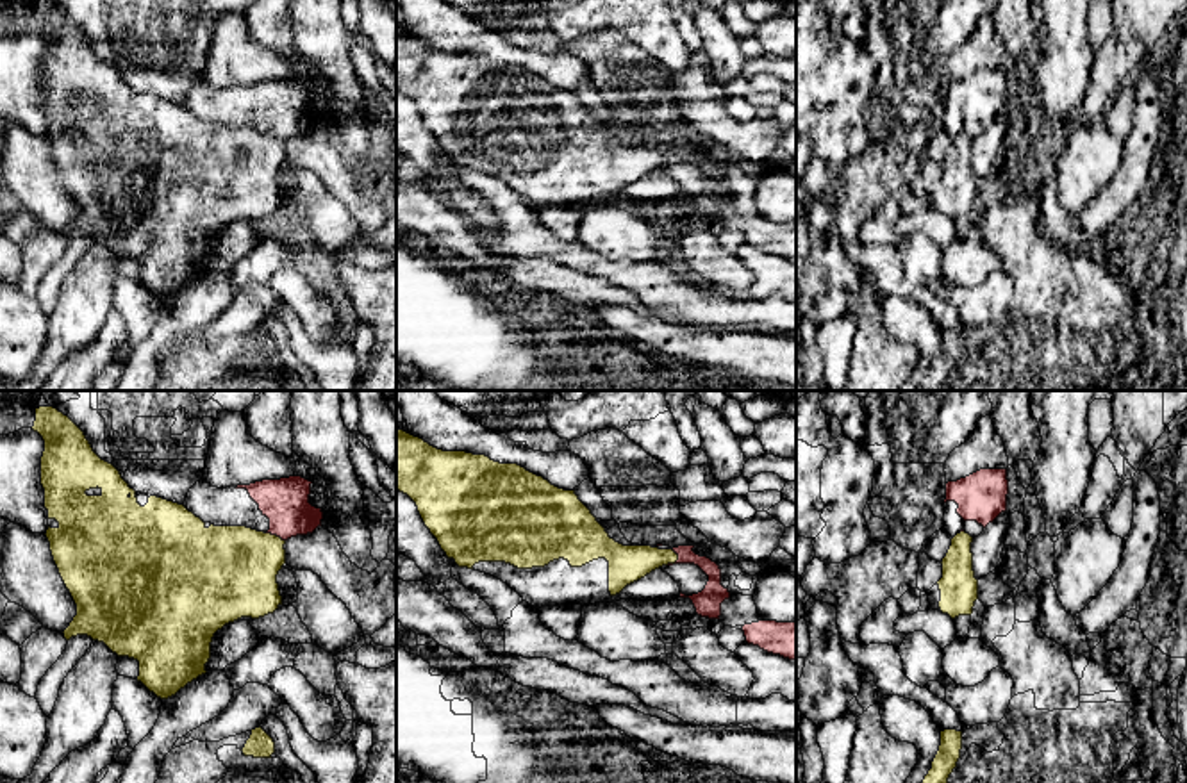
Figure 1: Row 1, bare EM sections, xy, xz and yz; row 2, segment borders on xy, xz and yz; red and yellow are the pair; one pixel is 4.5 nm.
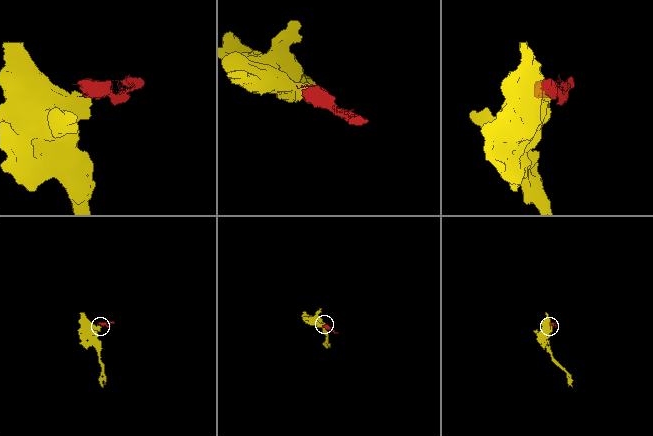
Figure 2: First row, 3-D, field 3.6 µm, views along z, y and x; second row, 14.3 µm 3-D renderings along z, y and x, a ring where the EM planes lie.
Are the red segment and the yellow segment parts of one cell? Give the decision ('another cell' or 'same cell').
another cell

